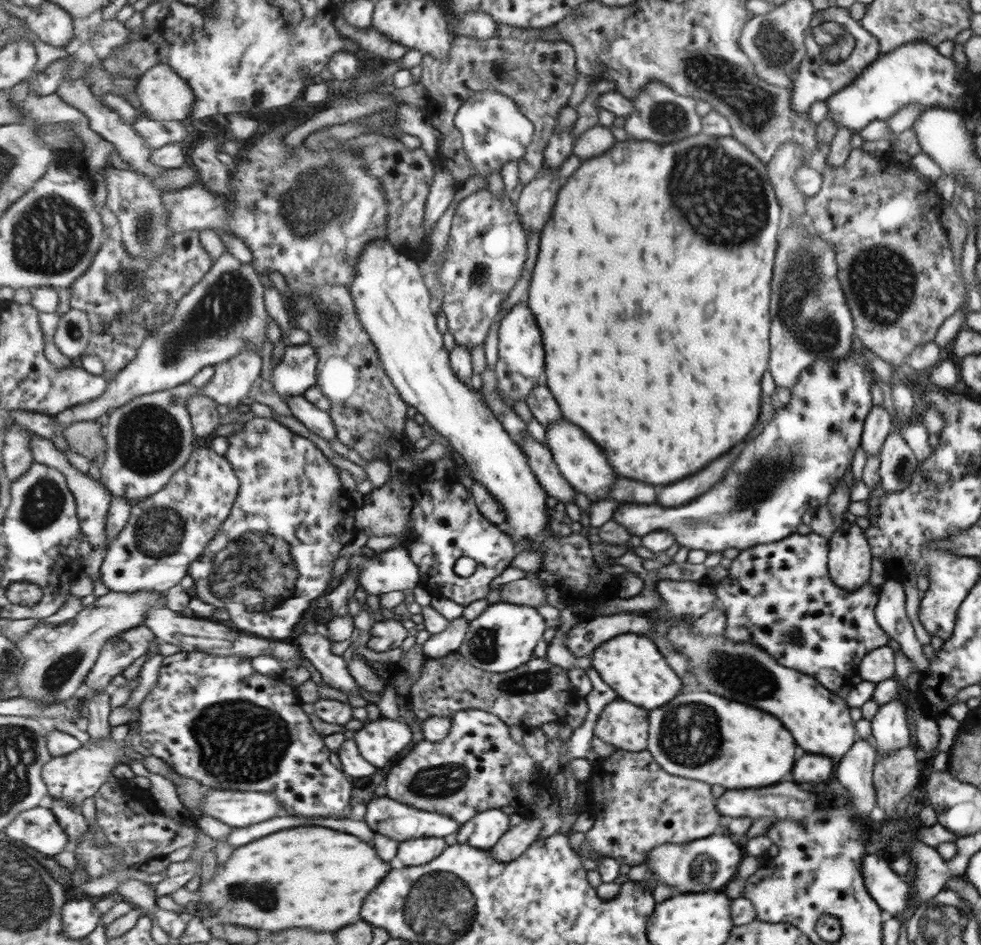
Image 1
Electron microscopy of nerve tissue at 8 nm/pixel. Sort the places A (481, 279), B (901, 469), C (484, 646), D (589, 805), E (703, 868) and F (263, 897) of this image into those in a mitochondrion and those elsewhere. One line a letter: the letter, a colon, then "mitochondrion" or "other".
A: mitochondrion
B: other
C: mitochondrion
D: other
E: mitochondrion
F: mitochondrion

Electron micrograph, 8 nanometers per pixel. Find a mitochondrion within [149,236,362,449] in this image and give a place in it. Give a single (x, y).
(225, 303)

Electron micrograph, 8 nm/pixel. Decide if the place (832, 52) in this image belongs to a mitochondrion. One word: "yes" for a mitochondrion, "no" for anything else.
yes

